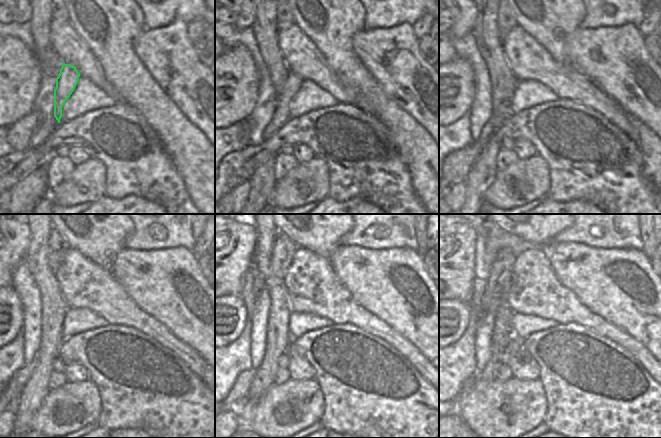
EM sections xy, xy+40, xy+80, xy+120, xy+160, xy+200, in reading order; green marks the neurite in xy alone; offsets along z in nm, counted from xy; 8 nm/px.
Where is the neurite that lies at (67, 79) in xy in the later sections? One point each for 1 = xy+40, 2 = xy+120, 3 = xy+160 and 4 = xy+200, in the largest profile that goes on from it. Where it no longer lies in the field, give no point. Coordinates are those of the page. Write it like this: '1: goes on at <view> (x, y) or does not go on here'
1: goes on at xy+40 (292, 84)
2: goes on at xy+120 (13, 391)
3: goes on at xy+160 (238, 393)
4: goes on at xy+200 (470, 380)

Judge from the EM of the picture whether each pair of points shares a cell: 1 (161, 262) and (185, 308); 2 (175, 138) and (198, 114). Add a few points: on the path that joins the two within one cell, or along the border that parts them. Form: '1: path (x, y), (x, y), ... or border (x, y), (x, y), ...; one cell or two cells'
1: path (161, 273), (161, 278), (180, 297); one cell
2: border (176, 104), (204, 135); two cells

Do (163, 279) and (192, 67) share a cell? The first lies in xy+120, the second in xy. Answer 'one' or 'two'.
one

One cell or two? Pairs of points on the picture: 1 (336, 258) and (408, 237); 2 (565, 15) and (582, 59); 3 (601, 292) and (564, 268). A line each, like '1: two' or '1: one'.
1: two
2: two
3: one

